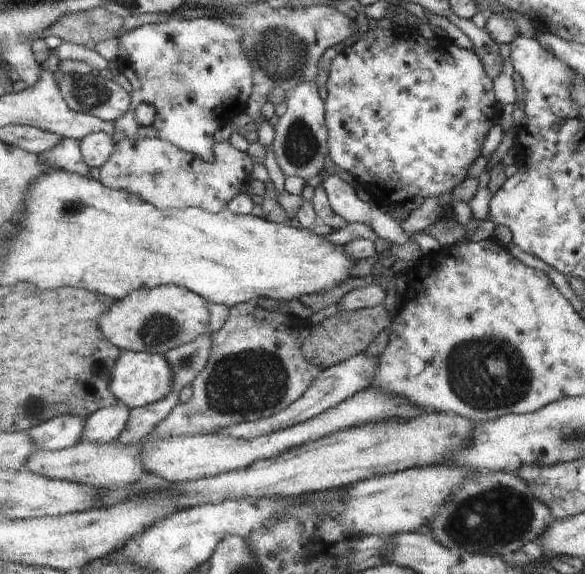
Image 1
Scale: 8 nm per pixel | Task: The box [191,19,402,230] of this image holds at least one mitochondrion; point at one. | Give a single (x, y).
(301, 147)

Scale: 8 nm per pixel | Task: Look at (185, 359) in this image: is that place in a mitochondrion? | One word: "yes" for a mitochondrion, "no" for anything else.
yes

